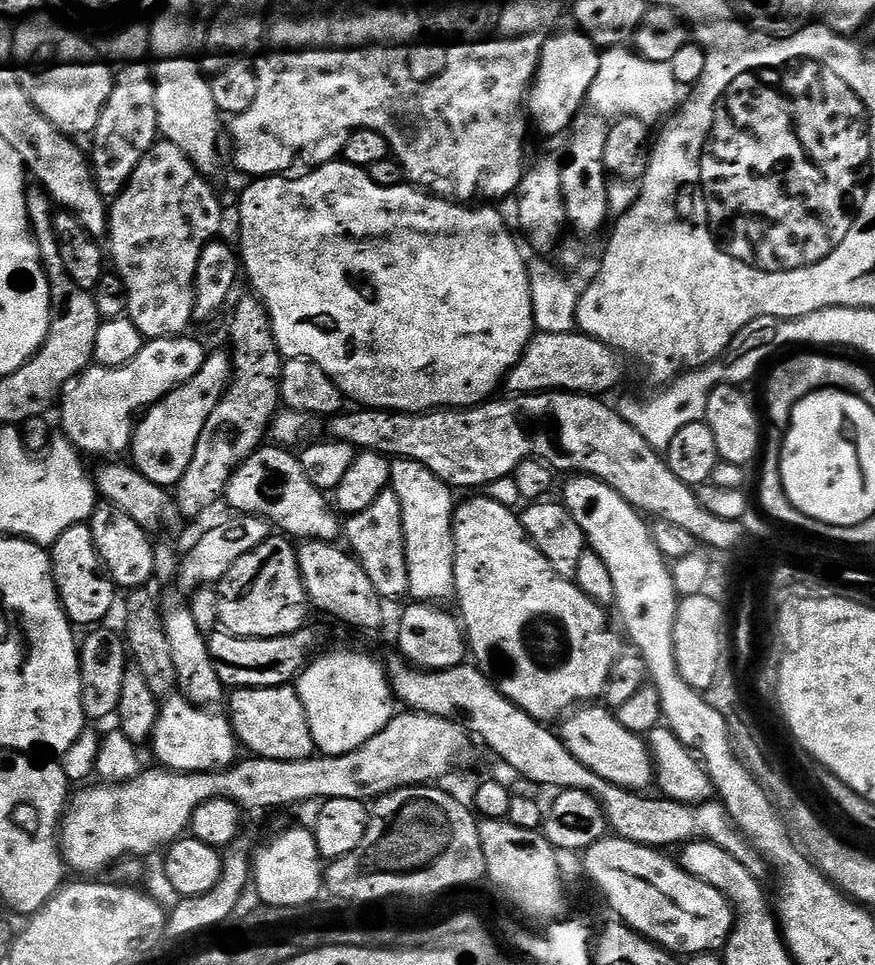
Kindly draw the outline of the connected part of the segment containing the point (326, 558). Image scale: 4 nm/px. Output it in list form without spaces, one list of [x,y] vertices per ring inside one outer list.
[[[306,540],[296,549],[308,603],[313,609],[325,612],[360,632],[376,632],[384,624],[385,601],[374,590],[374,582],[366,578],[366,570],[343,547],[325,540]]]

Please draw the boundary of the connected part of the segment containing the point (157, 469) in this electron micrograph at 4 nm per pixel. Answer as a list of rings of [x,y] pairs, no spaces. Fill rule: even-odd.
[[[209,351],[204,357],[202,370],[198,370],[190,382],[174,389],[164,400],[147,409],[135,425],[130,449],[131,463],[159,488],[175,489],[186,474],[191,458],[194,457],[195,446],[206,428],[207,419],[214,413],[232,383],[233,357],[225,352]]]

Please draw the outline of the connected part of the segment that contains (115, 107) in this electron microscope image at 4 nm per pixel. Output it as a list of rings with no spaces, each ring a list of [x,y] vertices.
[[[137,62],[131,66],[121,67],[121,72],[117,71],[114,76],[114,83],[112,86],[112,94],[108,99],[106,106],[100,118],[98,120],[98,126],[96,127],[96,131],[91,133],[90,141],[92,140],[92,144],[96,149],[93,152],[90,152],[90,163],[92,166],[92,174],[96,178],[96,185],[98,186],[98,190],[105,196],[105,198],[115,198],[120,195],[121,192],[127,188],[128,184],[132,181],[132,175],[138,170],[138,166],[142,162],[144,158],[146,158],[146,154],[150,149],[152,149],[156,143],[158,143],[158,133],[160,127],[158,126],[158,102],[156,101],[156,77],[154,75],[153,69],[151,67],[147,68],[147,63]]]

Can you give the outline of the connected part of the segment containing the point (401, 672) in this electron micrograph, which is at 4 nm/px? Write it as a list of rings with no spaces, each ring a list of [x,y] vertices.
[[[393,654],[389,660],[386,660],[386,671],[388,674],[388,683],[392,685],[392,695],[397,701],[404,703],[403,707],[410,712],[425,712],[431,716],[438,718],[446,718],[454,720],[469,732],[477,741],[484,740],[484,744],[501,760],[504,764],[509,764],[516,772],[521,772],[526,779],[532,784],[545,784],[551,790],[582,790],[586,794],[590,794],[599,802],[604,811],[604,816],[608,820],[609,829],[619,839],[629,840],[635,844],[641,844],[647,848],[659,848],[668,850],[671,844],[683,846],[694,840],[708,840],[714,846],[718,846],[722,850],[726,850],[726,854],[730,854],[734,858],[738,858],[738,862],[742,862],[742,866],[746,866],[746,870],[750,870],[750,874],[754,874],[758,878],[763,877],[766,861],[743,834],[738,830],[738,826],[734,822],[734,818],[730,818],[730,814],[725,810],[723,804],[719,802],[702,803],[699,806],[691,806],[681,804],[675,800],[667,798],[657,798],[651,800],[648,794],[633,792],[626,788],[620,788],[616,784],[606,782],[606,778],[598,778],[598,774],[594,774],[594,770],[590,770],[586,766],[582,766],[582,762],[578,762],[578,758],[574,758],[574,754],[570,754],[570,750],[566,750],[564,741],[560,739],[555,731],[552,732],[547,723],[535,720],[530,714],[522,711],[517,704],[510,702],[500,691],[495,683],[491,684],[482,673],[476,668],[471,668],[471,663],[465,662],[459,664],[456,668],[438,672],[425,672],[422,668],[414,668],[403,656]]]

